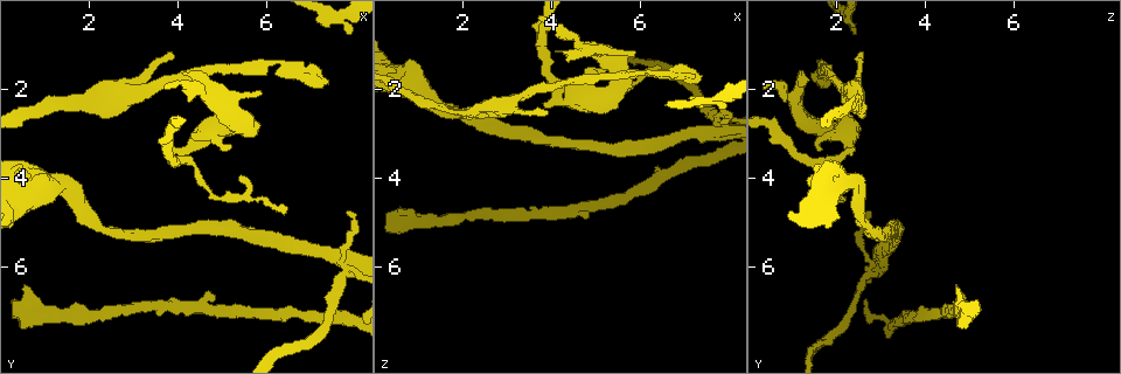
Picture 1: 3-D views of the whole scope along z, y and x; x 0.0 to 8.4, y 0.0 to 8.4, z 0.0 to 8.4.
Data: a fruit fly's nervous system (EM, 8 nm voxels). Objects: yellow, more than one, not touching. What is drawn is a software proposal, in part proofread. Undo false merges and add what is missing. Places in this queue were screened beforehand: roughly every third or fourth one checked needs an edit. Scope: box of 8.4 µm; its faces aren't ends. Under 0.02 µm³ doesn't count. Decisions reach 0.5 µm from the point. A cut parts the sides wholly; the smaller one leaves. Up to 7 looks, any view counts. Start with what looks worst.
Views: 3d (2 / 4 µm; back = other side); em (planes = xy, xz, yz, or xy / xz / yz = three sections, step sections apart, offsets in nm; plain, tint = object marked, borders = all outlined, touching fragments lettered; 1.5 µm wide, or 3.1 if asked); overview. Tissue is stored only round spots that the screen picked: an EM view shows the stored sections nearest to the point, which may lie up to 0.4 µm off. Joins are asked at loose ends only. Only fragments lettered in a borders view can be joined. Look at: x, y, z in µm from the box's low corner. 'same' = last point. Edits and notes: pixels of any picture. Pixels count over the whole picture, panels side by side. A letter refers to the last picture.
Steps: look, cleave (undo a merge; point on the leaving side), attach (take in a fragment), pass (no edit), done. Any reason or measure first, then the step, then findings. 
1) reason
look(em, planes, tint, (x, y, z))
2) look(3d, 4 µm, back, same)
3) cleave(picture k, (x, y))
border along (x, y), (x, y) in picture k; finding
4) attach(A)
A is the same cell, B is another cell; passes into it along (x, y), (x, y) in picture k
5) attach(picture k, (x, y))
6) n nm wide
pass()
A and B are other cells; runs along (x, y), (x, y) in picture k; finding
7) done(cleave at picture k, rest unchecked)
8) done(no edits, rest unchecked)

end of a long branch
look(3d, 2 µm, (7.40, 1.75, 1.70))

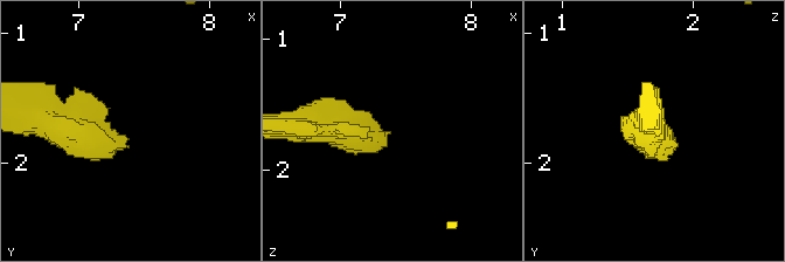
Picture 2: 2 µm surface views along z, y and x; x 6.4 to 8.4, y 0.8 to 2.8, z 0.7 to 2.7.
look(em, planes, borders, (7.38, 1.80, 1.72))

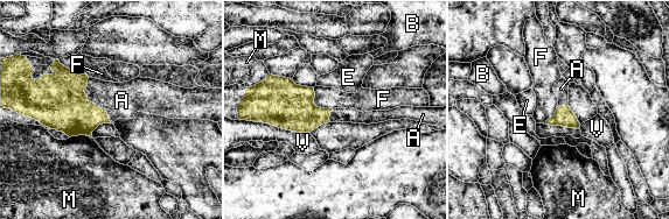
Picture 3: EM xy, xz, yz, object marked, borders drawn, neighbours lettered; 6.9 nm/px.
A touches over 360 nm
attach(A)
A is the same cell, B, E, F, M and V are other cells; it goes on there

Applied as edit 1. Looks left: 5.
free end
look(em, planes, borders, (4.15, 1.65, 1.20))

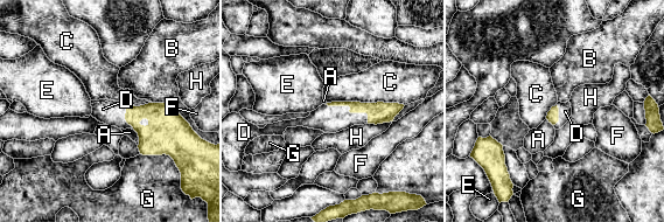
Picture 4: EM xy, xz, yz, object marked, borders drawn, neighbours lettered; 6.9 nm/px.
attach(D)
D is the same cell, A, B, C, E, F, G and H are other cells; passes into it along (379, 112), (349, 110), (330, 119) in picture 4; the neuron continues

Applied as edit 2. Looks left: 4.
look(em, planes, borders, (2.15, 2.45, 2.45))

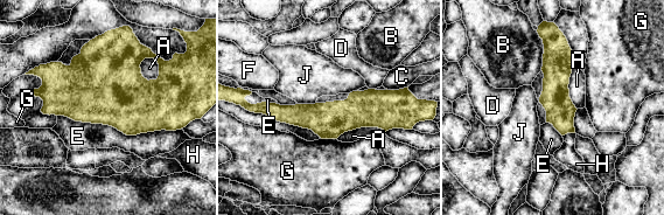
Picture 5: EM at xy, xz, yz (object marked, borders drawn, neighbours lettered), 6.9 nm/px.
pass()
A, B, C, D, E, F, G, H and J are other cells; runs along (399, 99), (349, 115), (259, 110) in picture 5; one neuron here

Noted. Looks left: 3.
done(attach at picture 3, attach at picture 4, rest unchecked)

